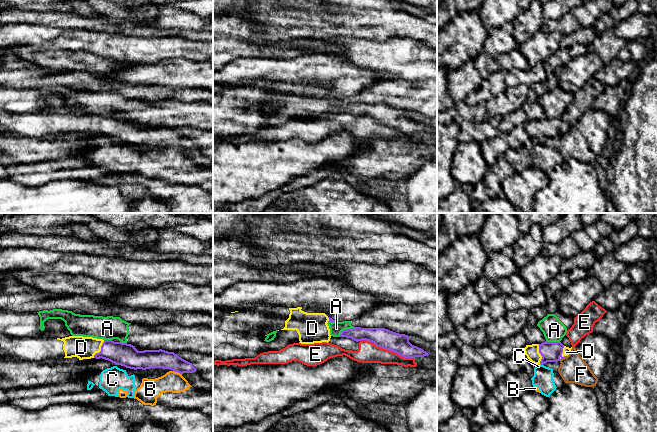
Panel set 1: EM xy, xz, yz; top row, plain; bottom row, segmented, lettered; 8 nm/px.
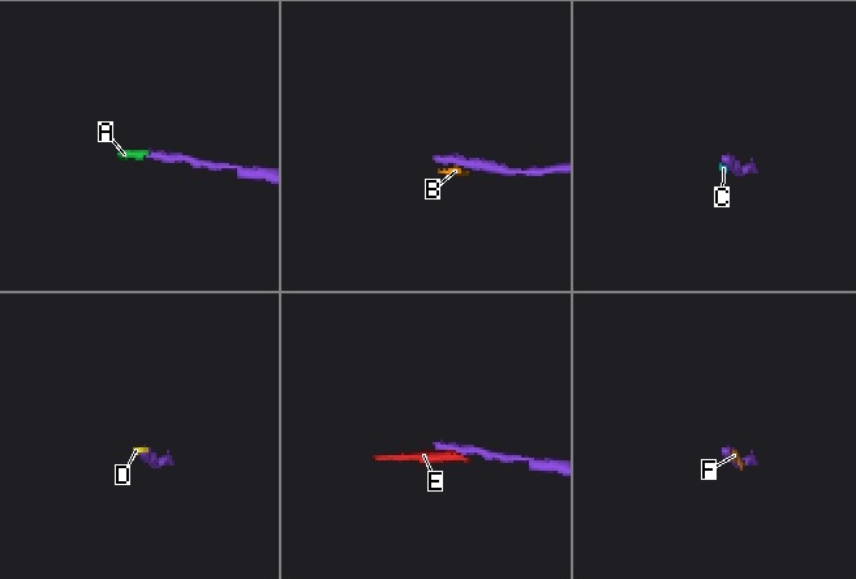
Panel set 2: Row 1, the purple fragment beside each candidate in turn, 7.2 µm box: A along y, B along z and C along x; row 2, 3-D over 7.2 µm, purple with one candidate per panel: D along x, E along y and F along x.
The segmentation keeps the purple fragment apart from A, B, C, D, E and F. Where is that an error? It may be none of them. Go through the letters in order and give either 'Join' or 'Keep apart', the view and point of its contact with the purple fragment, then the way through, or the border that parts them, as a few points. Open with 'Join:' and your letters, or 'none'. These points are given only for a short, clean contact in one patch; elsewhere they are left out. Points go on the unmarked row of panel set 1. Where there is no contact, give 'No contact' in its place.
Join: D
A: Keep apart. Touches purple at xz (347, 105). Boundary: xz (355, 103), (344, 105), (338, 112)
B: Keep apart. Touches purple at xy (177, 147). Boundary: xy (173, 146), (181, 150)
C: Keep apart. Touches purple at yz (541, 140). Boundary: yz (540, 139), (542, 141)
D: Join. Touches purple at xy (101, 125). Path across: xy (119, 129), (101, 125), (81, 123)
E: Keep apart. Touches purple at xz (387, 125). Boundary: xz (360, 116), (368, 116), (404, 133), (414, 134)
F: Keep apart. Touches purple at yz (562, 133). Boundary: yz (566, 132), (559, 136)

